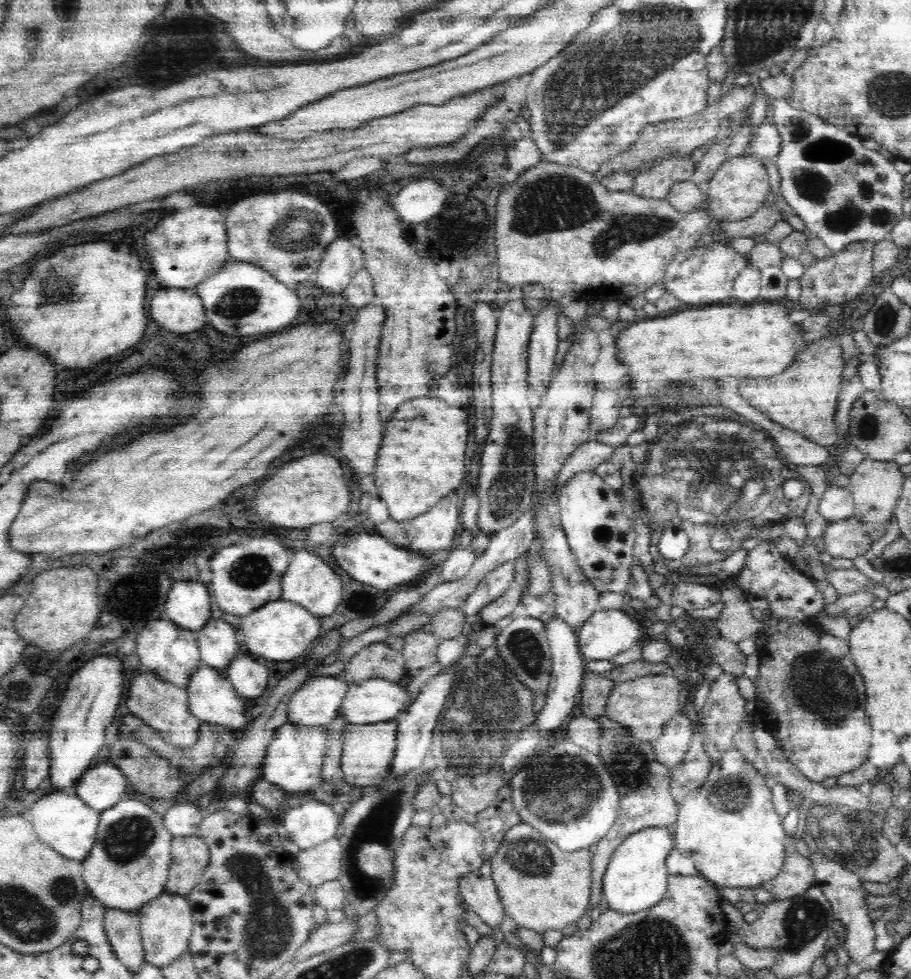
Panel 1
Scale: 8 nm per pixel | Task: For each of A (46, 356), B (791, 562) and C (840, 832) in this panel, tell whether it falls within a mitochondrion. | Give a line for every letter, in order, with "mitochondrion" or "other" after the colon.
A: other
B: other
C: mitochondrion

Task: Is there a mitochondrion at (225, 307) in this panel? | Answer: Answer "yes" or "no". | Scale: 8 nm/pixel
yes

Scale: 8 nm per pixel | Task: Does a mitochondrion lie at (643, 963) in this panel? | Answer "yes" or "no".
yes

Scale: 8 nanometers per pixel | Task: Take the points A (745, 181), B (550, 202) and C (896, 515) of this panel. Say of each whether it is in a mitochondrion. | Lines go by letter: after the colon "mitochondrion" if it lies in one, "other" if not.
A: other
B: mitochondrion
C: other

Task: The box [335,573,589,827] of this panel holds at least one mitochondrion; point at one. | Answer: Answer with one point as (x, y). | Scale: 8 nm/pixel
(486, 701)

